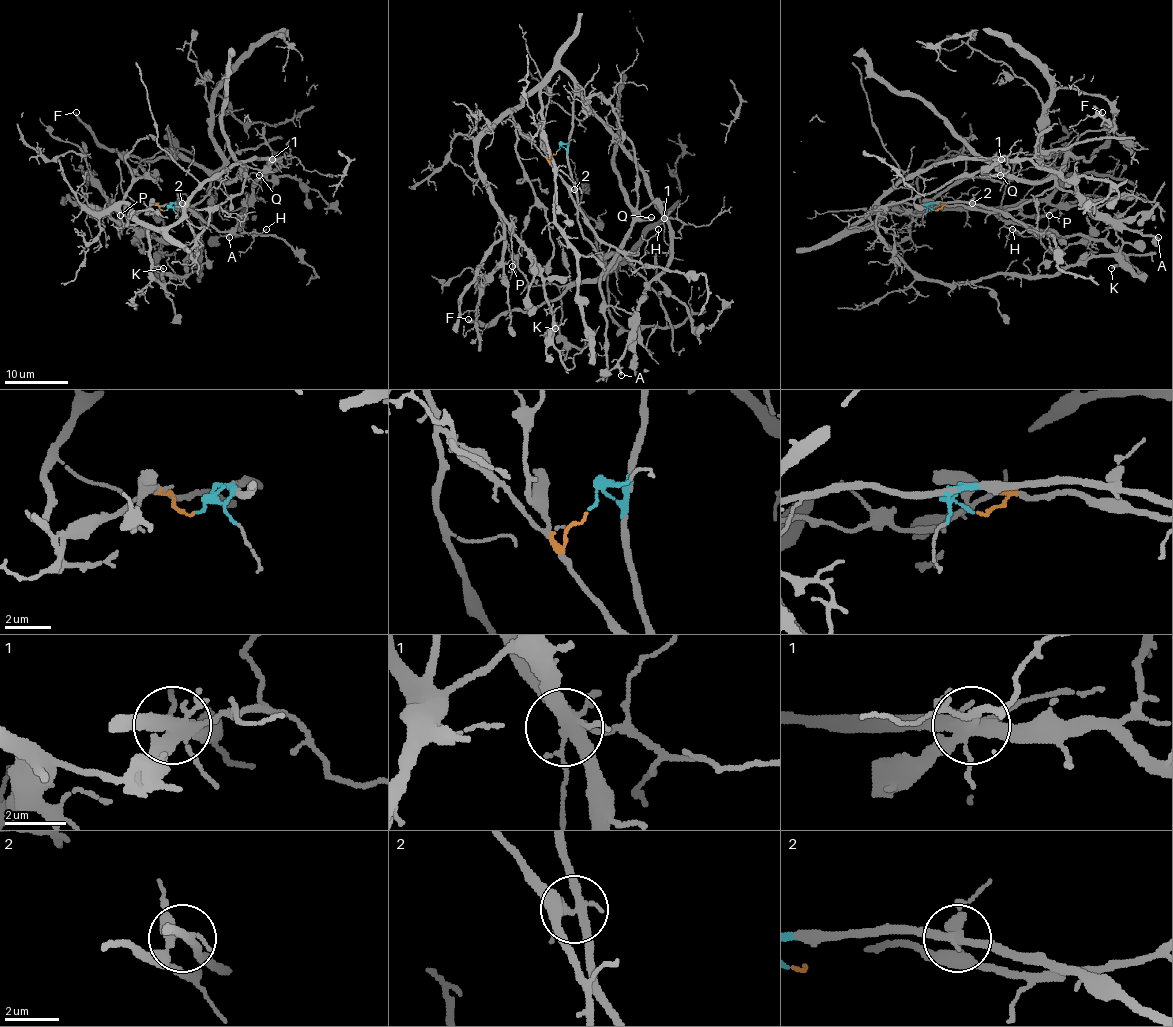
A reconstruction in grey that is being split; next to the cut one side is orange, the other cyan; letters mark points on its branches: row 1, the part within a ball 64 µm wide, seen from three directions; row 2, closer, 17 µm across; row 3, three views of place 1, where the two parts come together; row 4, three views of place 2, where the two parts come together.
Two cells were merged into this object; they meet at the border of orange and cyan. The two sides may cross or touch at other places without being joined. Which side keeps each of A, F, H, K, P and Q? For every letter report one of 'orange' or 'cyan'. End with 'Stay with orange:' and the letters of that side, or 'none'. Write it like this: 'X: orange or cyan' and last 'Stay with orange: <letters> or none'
A: cyan
F: orange
H: cyan
K: cyan
P: cyan
Q: orange
Stay with orange: F, Q

